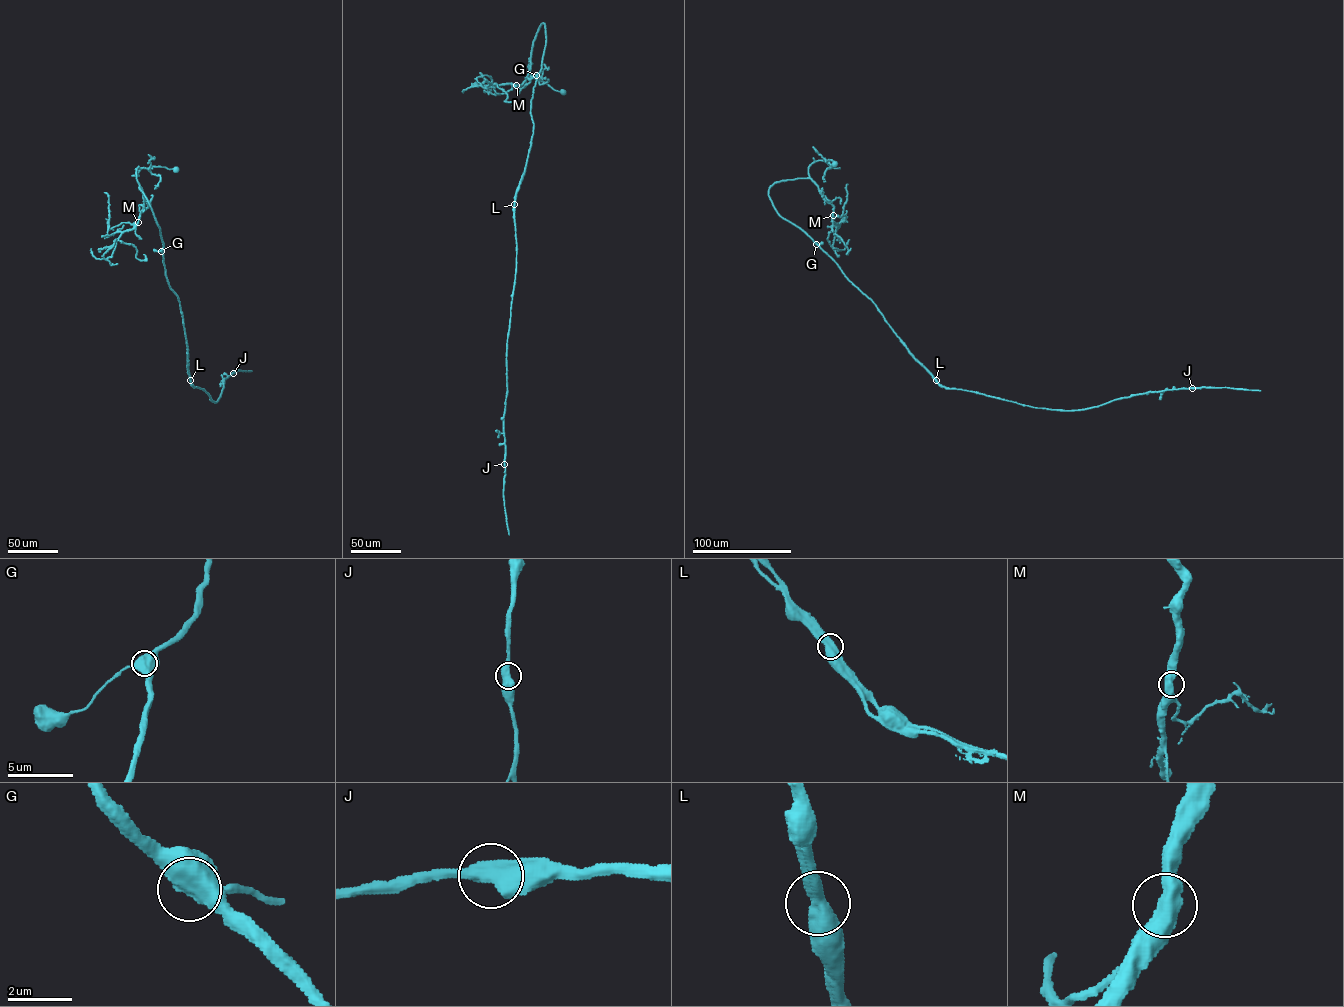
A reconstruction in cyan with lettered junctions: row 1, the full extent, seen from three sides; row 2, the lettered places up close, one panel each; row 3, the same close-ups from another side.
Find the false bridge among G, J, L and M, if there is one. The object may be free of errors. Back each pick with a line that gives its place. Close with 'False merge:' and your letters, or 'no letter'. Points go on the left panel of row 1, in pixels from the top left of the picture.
L: Place: (190, 380)
False merge: L

